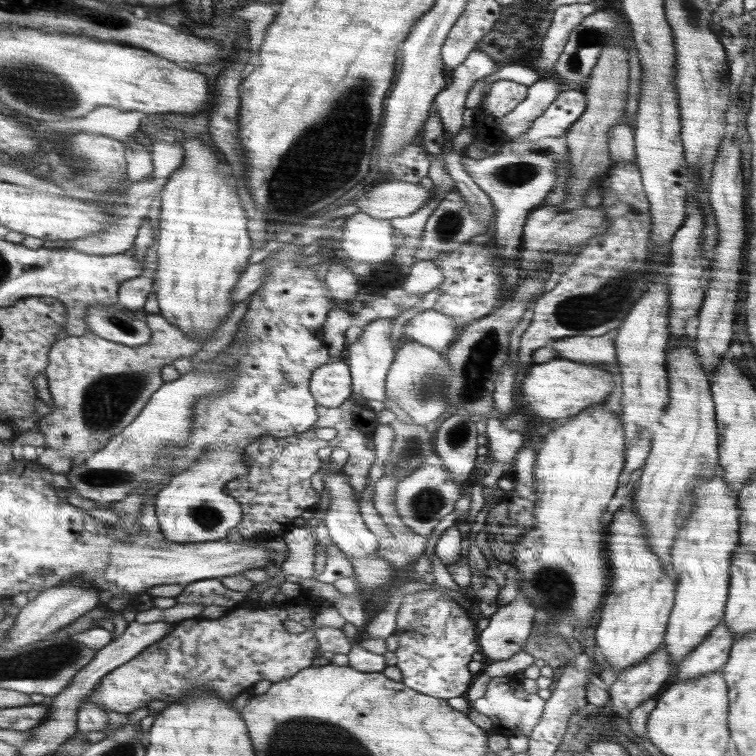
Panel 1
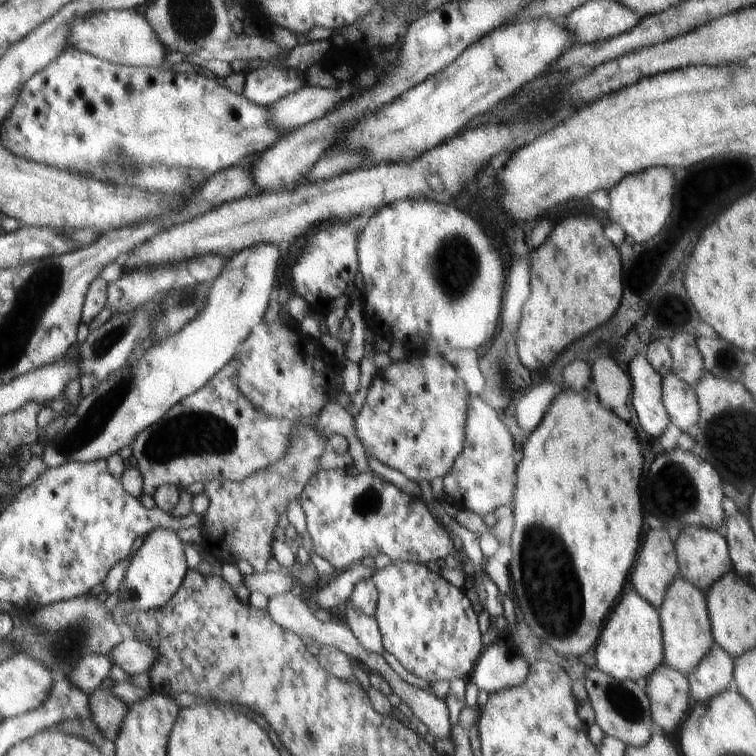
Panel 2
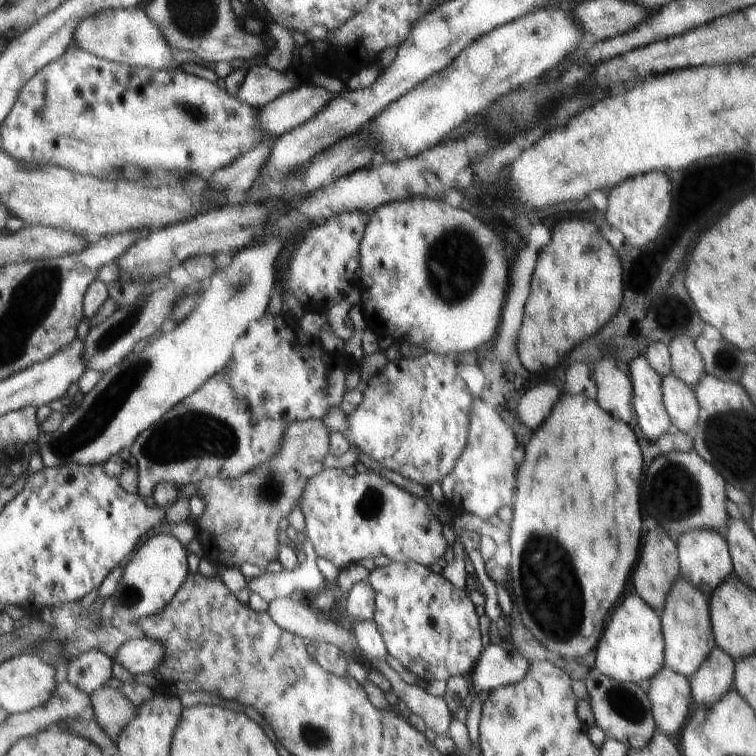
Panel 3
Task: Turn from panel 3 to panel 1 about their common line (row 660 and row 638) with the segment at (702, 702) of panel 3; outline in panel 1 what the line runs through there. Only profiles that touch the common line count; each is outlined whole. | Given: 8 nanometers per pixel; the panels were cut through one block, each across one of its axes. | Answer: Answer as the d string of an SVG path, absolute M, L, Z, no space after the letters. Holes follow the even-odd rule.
M724 624L715 626L698 646L678 664L678 678L688 680L713 673L726 664L733 647L732 631Z

